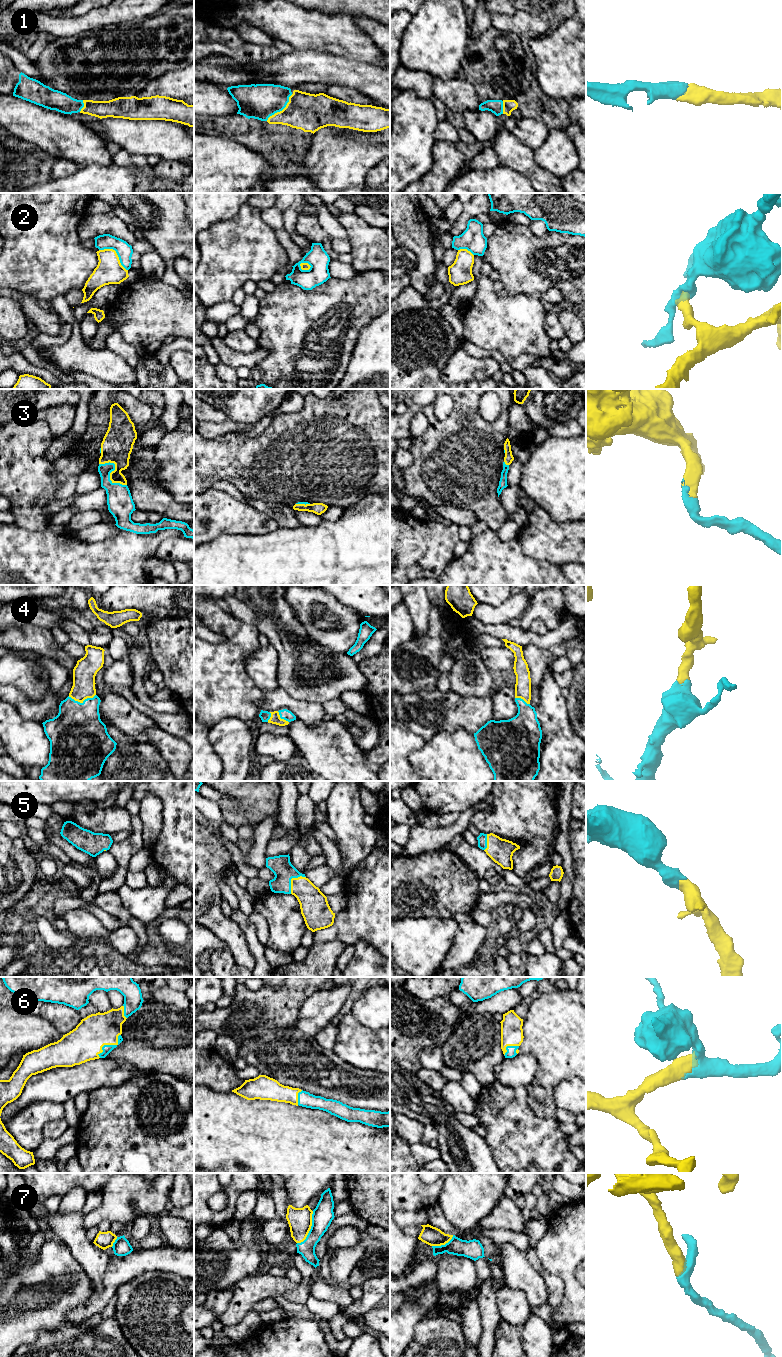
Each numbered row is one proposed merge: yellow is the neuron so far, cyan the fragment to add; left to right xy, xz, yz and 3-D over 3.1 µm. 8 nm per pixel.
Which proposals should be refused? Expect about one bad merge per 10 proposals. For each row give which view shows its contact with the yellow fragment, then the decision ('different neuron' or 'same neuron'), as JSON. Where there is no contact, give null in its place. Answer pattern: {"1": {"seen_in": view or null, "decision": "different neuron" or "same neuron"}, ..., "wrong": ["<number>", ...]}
{"1": {"seen_in": "xz", "decision": "same neuron"}, "2": {"seen_in": "xy", "decision": "different neuron"}, "3": {"seen_in": "xy", "decision": "same neuron"}, "4": {"seen_in": "xy", "decision": "same neuron"}, "5": {"seen_in": "xz", "decision": "same neuron"}, "6": {"seen_in": "xy", "decision": "same neuron"}, "7": {"seen_in": "xz", "decision": "same neuron"}, "wrong": ["2"]}

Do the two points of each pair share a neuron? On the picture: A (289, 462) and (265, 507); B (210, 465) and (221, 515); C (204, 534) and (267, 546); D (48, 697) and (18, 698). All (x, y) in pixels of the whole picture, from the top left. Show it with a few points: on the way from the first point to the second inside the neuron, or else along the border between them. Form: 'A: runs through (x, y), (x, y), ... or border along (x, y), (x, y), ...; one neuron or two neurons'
A: border along (247, 497), (281, 502), (291, 507); two neurons
B: border along (211, 486), (204, 491); two neurons
C: border along (241, 534), (222, 534), (204, 544); two neurons
D: runs through (41, 704), (25, 705); one neuron

